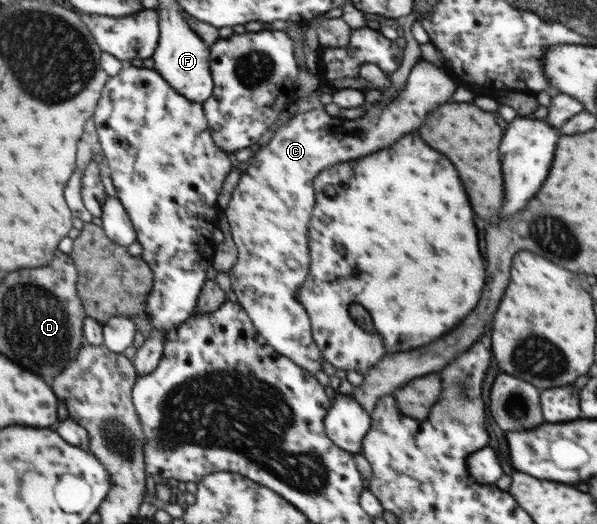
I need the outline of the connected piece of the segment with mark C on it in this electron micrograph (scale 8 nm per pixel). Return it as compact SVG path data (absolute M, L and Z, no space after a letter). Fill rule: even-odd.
M421 59L411 69L407 82L397 98L390 103L377 102L365 109L365 114L353 120L334 117L325 112L322 106L311 111L300 112L294 115L283 126L276 129L266 145L251 155L251 164L242 172L236 188L231 192L230 201L223 210L230 234L237 246L238 257L228 275L232 291L237 297L237 302L251 318L259 335L273 347L277 353L291 359L299 367L317 373L321 371L323 356L312 337L311 323L306 308L298 299L298 291L309 273L309 222L313 215L316 199L313 197L313 181L317 174L327 167L365 157L379 149L389 147L405 133L417 131L427 117L429 111L445 105L451 101L456 85L443 68Z

